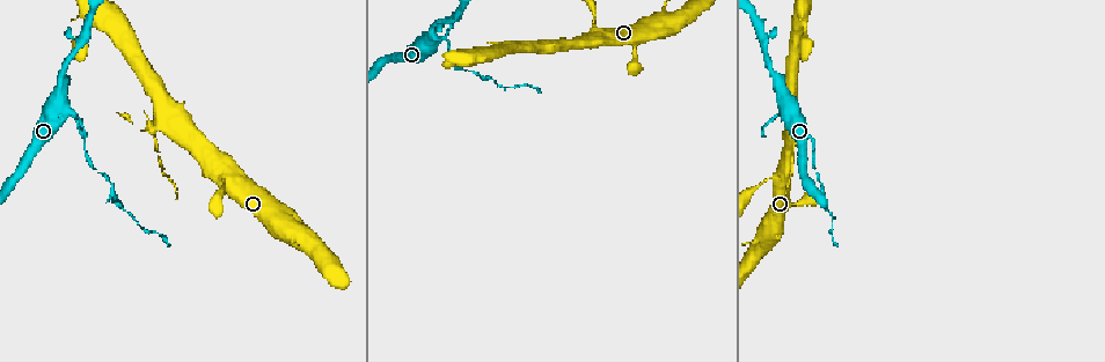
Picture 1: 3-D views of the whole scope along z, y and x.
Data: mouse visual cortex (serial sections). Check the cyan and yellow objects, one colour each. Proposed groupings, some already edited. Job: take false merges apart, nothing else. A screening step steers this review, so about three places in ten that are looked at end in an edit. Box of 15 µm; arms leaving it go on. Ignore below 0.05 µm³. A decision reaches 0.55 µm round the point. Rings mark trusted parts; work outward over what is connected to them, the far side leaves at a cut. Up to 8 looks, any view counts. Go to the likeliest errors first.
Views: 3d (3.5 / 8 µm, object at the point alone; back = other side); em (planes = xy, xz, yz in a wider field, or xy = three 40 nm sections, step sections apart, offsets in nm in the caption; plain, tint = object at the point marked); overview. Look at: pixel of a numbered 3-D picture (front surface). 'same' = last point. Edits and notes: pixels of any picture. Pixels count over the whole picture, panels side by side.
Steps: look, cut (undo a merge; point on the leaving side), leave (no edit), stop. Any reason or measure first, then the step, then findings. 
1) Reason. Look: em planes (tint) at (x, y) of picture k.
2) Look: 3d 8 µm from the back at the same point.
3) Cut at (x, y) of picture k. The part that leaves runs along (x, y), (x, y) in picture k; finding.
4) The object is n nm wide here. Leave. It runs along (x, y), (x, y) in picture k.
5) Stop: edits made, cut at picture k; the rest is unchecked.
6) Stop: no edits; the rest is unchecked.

Sudden change in width. Look: 3d 8 µm at (443, 39) of picture 1.

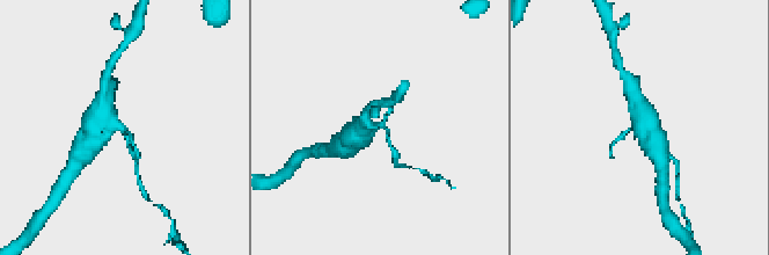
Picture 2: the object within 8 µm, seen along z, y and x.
Look: 3d 3.5 µm at (125, 129) of picture 2.

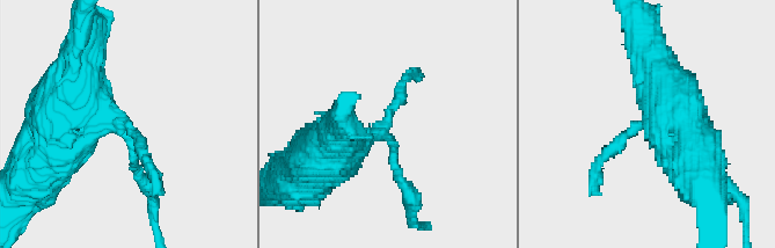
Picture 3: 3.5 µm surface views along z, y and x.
Cut at (396, 174) of picture 3. The part that leaves runs along (392, 143), (414, 223) in picture 3; two cells meet here.

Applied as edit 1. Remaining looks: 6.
Look: overview.

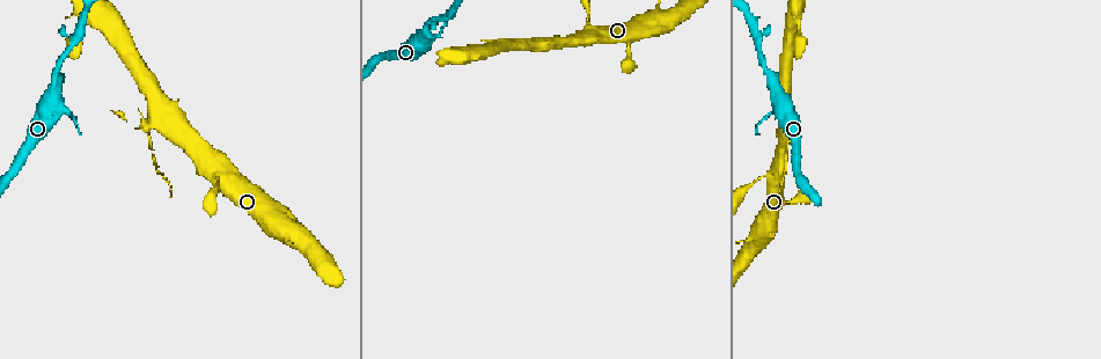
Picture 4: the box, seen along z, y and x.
Sharp bend. Look: 3d 3.5 µm from the back at (147, 131) of picture 4.

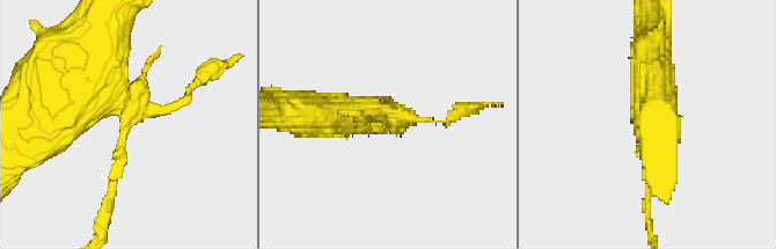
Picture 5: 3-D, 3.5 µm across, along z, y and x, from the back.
Need the tissue. Look: em xy step 5 (tint) at (391, 113) of picture 5.

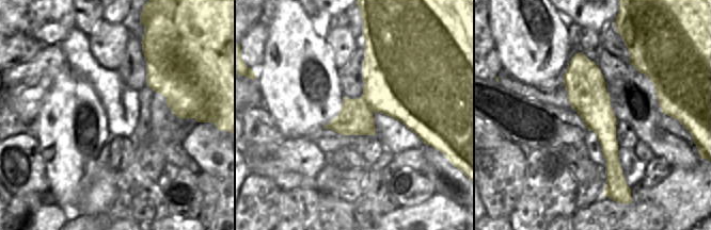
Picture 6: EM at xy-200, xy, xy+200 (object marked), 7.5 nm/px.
The object is 260 nm wide here. Cut at (166, 110) of picture 5. The part that leaves runs along (127, 109), (121, 176), (107, 212) in picture 5; a second cell is stuck on.

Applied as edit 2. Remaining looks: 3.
Look: 3d 3.5 µm at (667, 20) of picture 4.

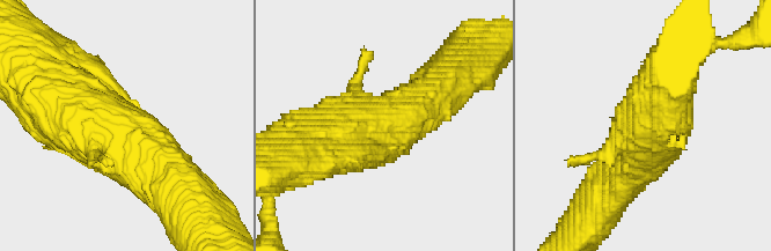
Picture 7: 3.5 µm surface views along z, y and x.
Now the EM. Look: em xy step 5 (tint) at (384, 126) of picture 7.

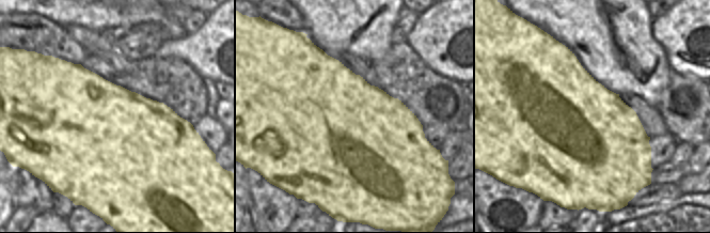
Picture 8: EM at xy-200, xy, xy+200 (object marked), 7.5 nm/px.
Leave. It runs along (61, 98), (178, 187) in picture 7; all the same cell.

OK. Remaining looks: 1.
Stop: edits made, cut at picture 3, cut at picture 5; the rest is unchecked.

